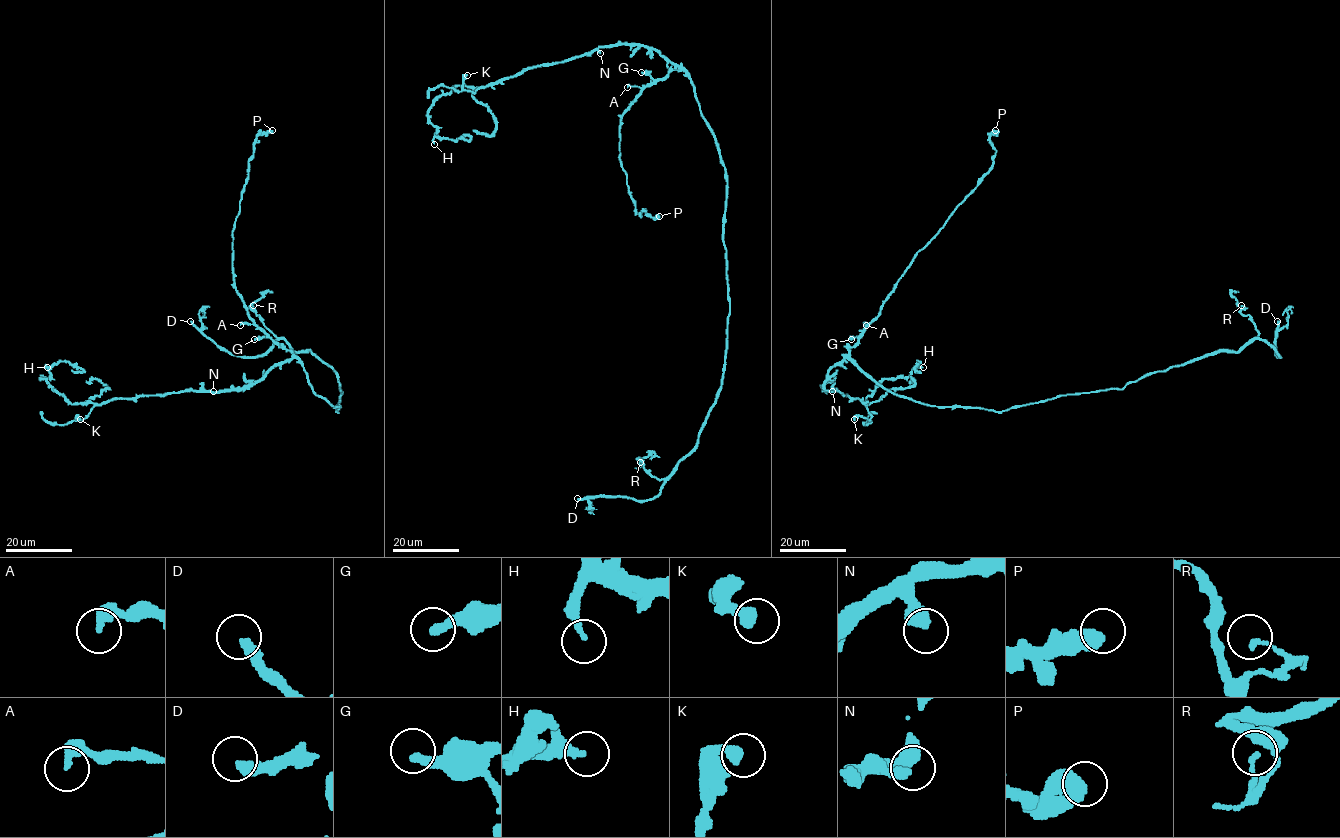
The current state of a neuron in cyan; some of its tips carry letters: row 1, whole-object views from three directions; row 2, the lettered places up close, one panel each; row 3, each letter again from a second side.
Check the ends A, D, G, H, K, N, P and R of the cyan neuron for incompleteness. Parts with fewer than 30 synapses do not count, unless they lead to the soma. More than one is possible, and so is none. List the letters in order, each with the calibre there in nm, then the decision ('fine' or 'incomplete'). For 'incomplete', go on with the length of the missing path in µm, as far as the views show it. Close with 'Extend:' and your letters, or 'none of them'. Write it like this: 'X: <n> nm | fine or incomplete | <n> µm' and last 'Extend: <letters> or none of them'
A: 280 nm | fine
D: 320 nm | incomplete | 70 µm
G: 340 nm | fine
H: 260 nm | fine
K: 340 nm | fine
N: 380 nm | fine
P: 500 nm | fine
R: 150 nm | fine
Extend: D

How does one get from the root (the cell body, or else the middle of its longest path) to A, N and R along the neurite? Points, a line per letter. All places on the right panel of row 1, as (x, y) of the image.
A: (934, 406), (885, 390), (849, 356), (849, 349), (866, 325)
N: (934, 406), (885, 390), (848, 357), (832, 366), (827, 375), (823, 389), (832, 391)
R: (934, 406), (1004, 411), (1061, 395), (1122, 389), (1205, 356), (1238, 351), (1258, 334), (1241, 305)

